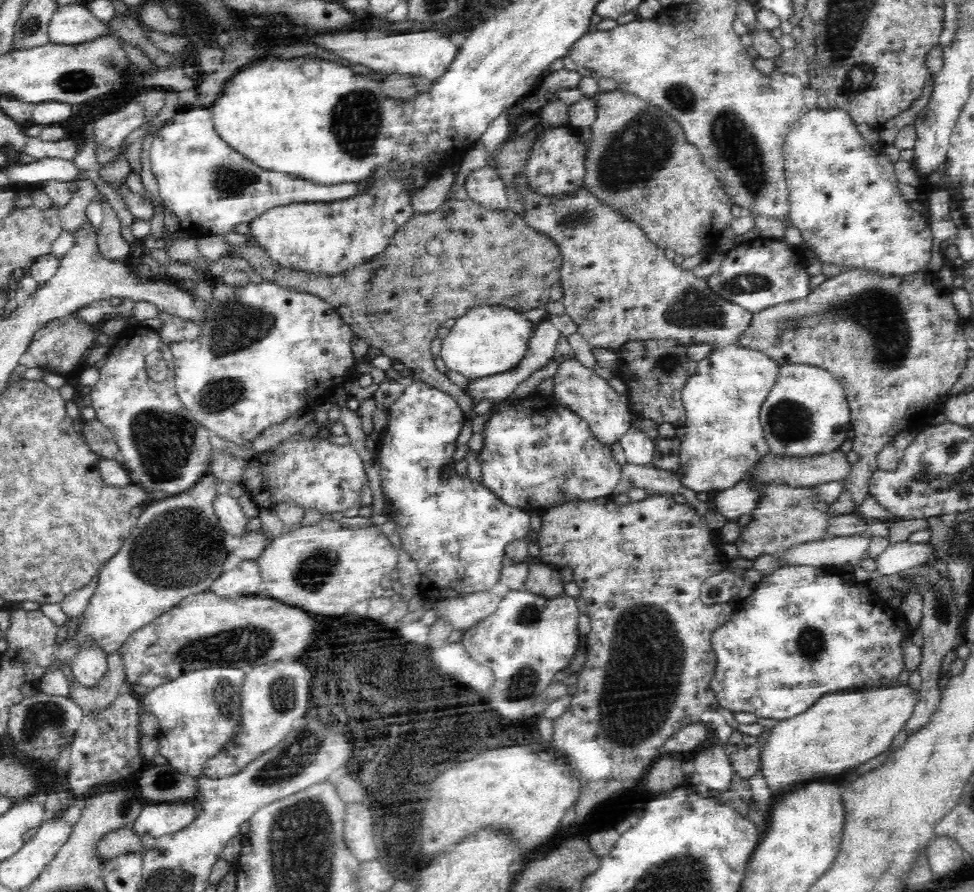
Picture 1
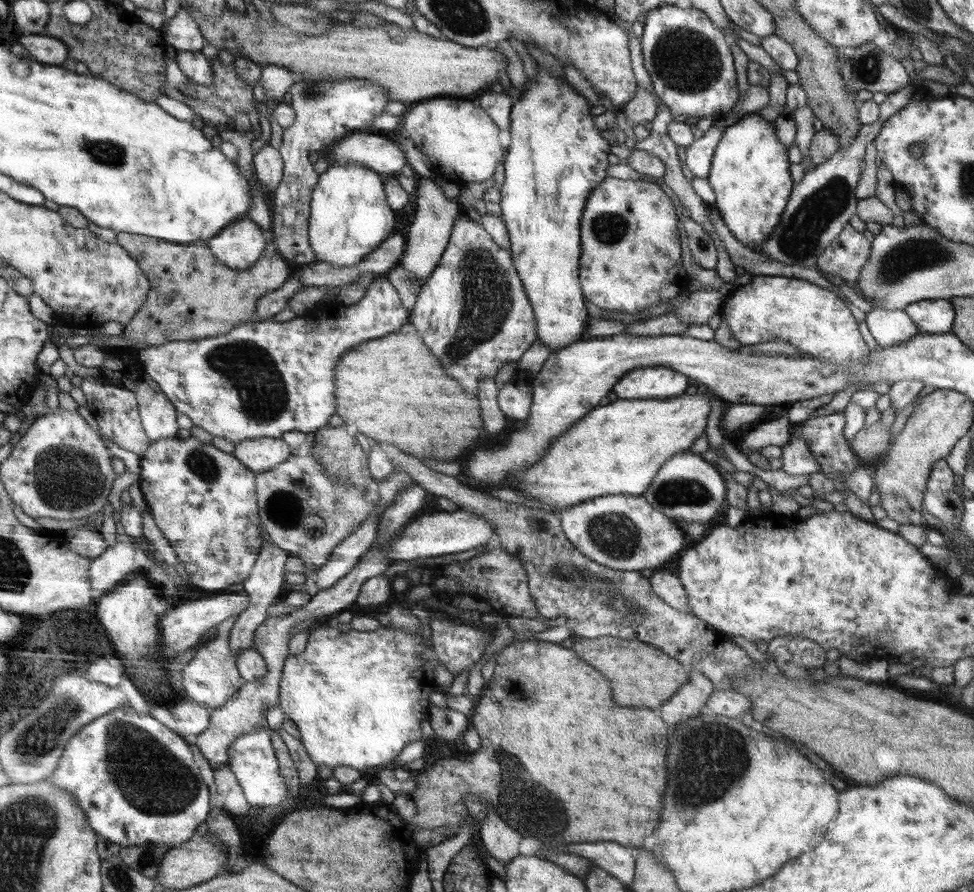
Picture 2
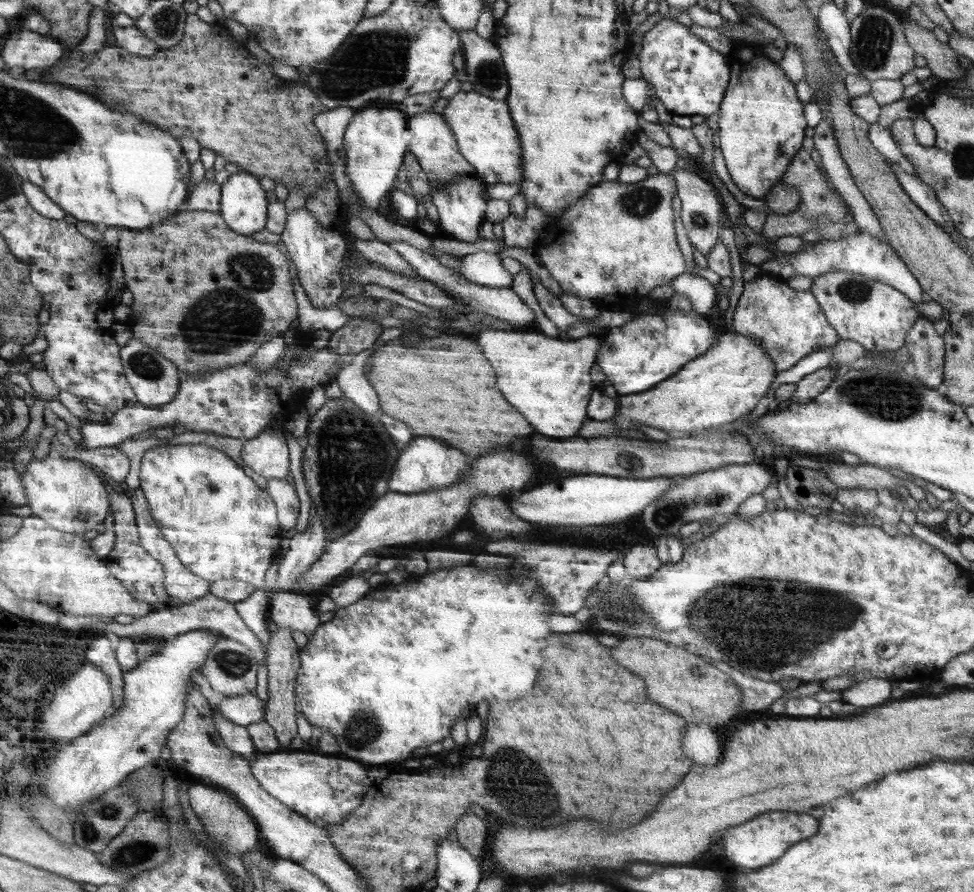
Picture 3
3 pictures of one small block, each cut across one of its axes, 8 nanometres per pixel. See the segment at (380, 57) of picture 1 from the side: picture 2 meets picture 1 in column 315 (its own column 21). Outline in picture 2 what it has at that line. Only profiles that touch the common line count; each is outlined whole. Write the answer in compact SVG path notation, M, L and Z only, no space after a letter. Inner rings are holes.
M28 33L20 36L20 44L28 50L32 60L48 65L61 65L70 57L70 47L48 34Z

